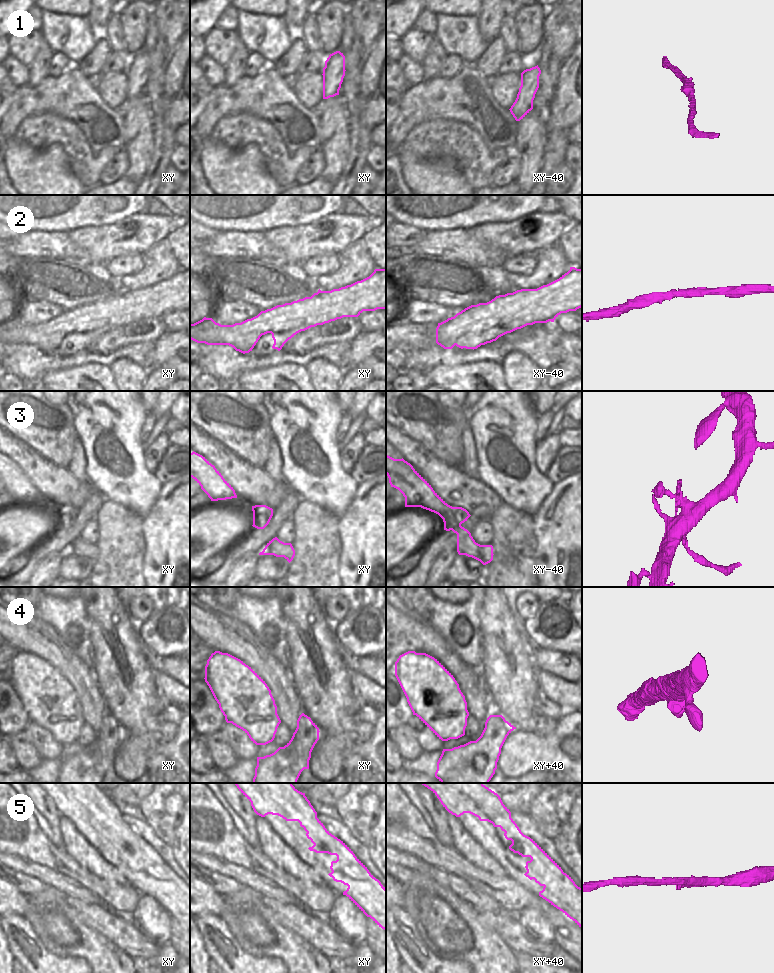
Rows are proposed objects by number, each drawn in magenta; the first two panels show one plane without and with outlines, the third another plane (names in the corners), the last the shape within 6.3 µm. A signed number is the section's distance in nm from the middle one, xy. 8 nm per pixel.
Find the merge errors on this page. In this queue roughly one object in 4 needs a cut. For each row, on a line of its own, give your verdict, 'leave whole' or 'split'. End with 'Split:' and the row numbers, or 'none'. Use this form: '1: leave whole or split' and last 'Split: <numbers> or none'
1: leave whole
2: leave whole
3: split
4: leave whole
5: leave whole
Split: 3

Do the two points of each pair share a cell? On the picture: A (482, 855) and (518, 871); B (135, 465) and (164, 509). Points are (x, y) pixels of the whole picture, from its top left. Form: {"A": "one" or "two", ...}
{"A": "two", "B": "two"}

